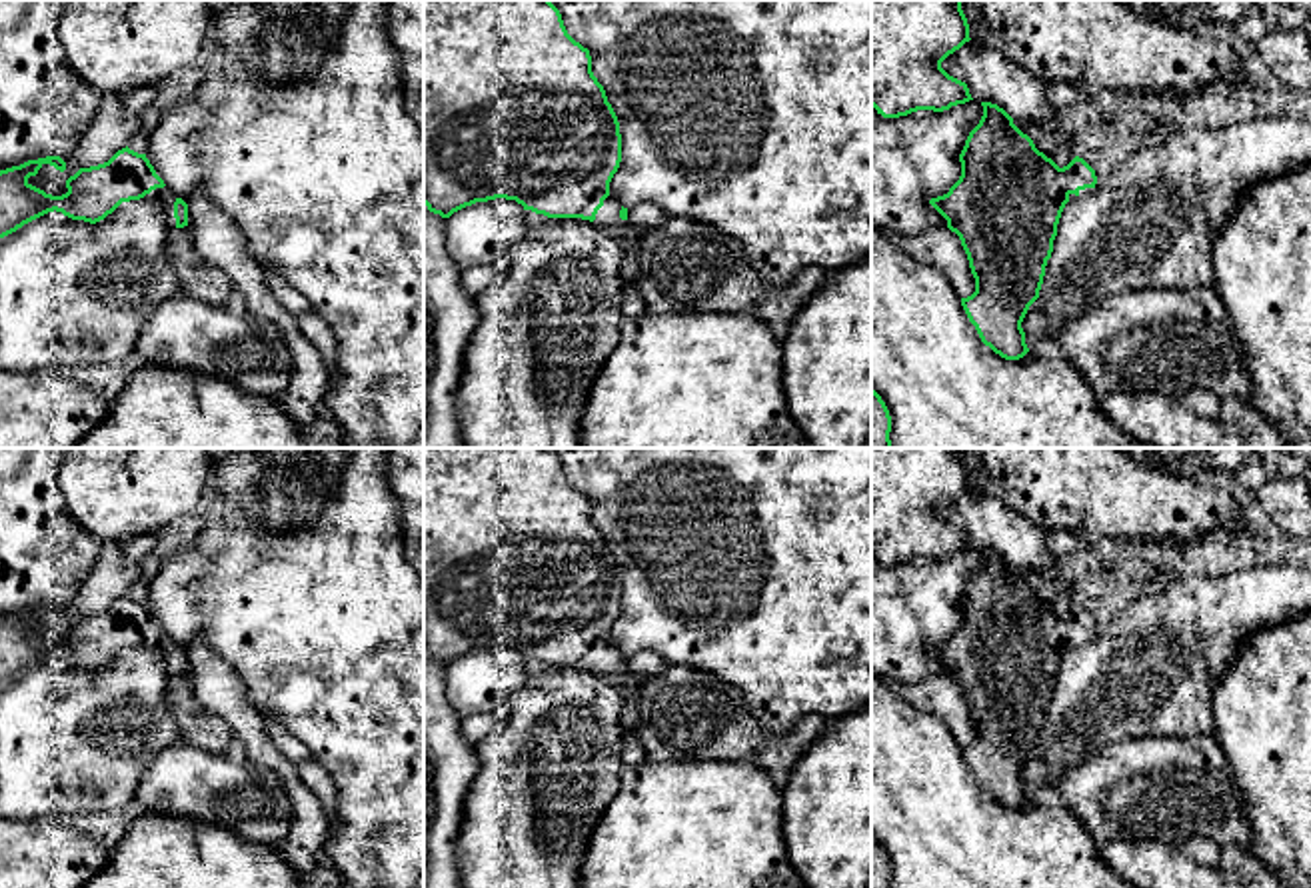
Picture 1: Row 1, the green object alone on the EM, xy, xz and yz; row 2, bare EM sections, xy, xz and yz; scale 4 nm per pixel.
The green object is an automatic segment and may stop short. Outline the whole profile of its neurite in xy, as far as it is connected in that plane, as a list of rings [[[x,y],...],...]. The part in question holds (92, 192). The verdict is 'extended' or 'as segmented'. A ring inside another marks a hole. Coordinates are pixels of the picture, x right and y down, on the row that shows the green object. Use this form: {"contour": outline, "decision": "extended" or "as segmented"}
{"contour": [[[128,146],[104,164],[80,168],[66,180],[68,192],[62,196],[46,194],[28,182],[44,164],[66,170],[60,156],[0,170],[0,238],[54,210],[72,220],[96,224],[122,202],[140,198],[160,204],[168,230],[188,226],[188,204],[164,184],[146,154]]], "decision": "extended"}

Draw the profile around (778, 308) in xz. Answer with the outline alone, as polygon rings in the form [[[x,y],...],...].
[[[665,218],[640,242],[640,292],[648,312],[741,314],[765,322],[781,342],[795,314],[825,286],[827,270],[803,268],[785,286],[767,284],[747,262],[743,246],[695,220]]]

